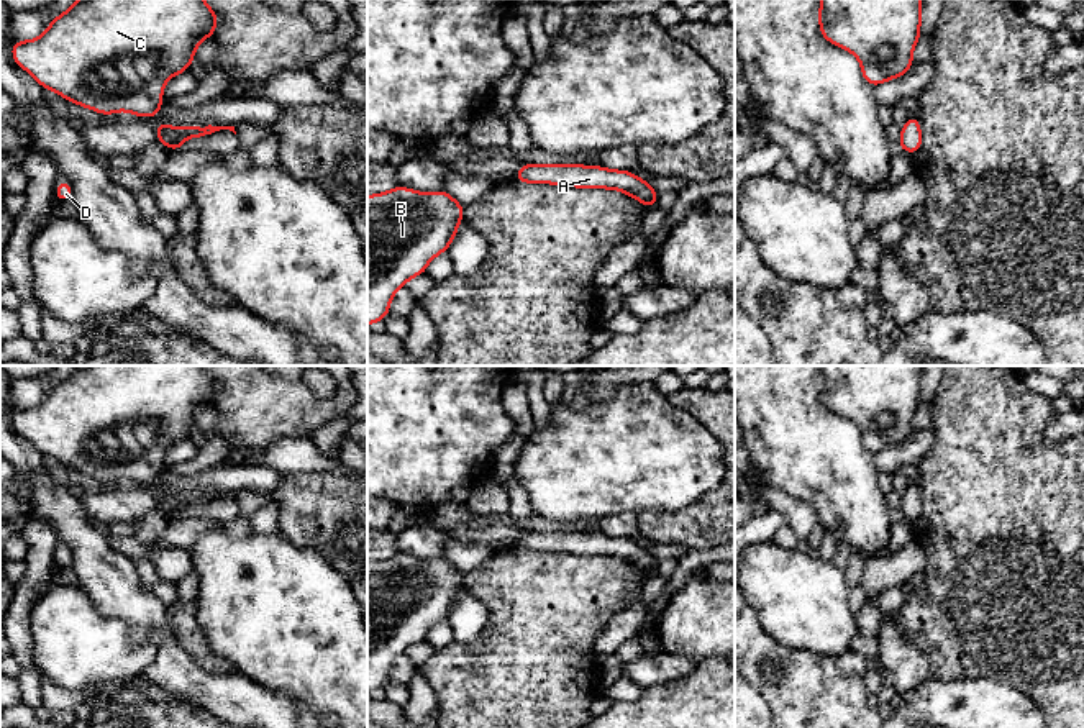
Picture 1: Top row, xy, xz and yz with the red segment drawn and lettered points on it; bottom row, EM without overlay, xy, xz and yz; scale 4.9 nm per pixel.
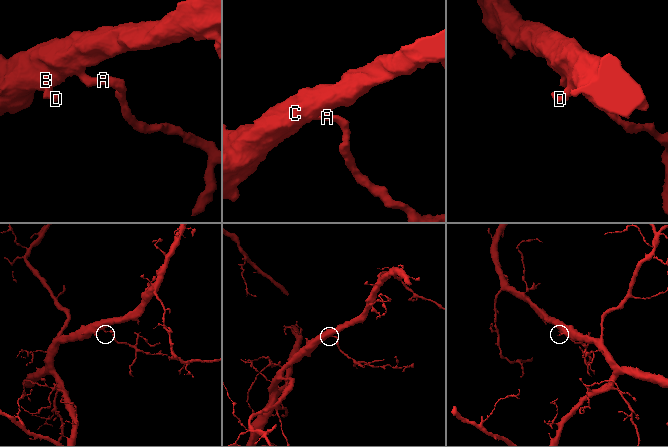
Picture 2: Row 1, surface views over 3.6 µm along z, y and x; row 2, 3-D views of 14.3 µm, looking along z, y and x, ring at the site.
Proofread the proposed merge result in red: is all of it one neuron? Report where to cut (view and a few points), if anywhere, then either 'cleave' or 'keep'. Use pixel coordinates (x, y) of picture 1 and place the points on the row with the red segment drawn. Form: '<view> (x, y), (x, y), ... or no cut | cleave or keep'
no cut | keep

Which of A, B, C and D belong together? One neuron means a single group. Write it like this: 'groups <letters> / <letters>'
groups A B C D

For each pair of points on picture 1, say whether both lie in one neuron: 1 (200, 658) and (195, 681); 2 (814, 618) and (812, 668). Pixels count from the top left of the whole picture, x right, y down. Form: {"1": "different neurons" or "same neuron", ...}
{"1": "different neurons", "2": "different neurons"}

